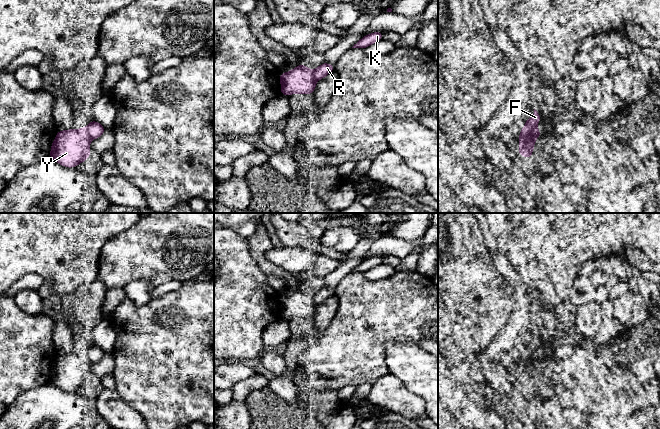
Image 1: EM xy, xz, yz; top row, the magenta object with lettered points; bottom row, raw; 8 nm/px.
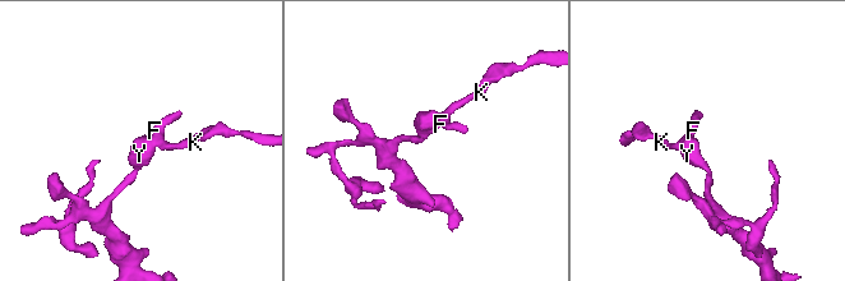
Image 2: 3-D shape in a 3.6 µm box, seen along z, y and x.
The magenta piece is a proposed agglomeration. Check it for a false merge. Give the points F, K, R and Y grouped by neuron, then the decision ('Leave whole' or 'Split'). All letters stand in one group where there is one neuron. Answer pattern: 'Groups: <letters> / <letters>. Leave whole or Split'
Groups: F K R / Y. Split

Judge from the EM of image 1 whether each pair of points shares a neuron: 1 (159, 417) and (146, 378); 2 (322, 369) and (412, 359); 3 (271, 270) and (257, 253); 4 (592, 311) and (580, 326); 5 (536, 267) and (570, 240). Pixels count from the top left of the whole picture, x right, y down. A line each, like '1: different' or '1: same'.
1: same
2: different
3: same
4: same
5: same

